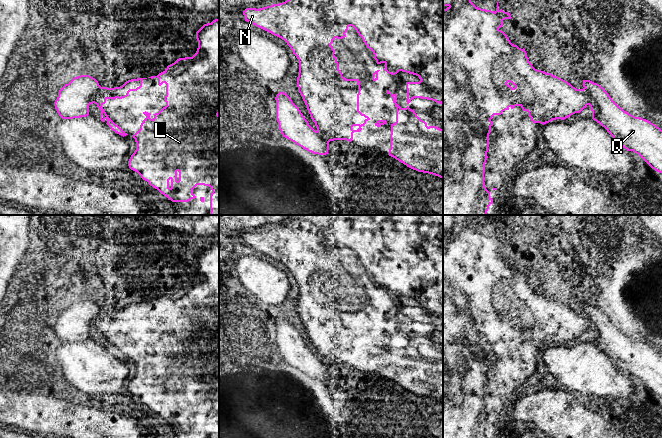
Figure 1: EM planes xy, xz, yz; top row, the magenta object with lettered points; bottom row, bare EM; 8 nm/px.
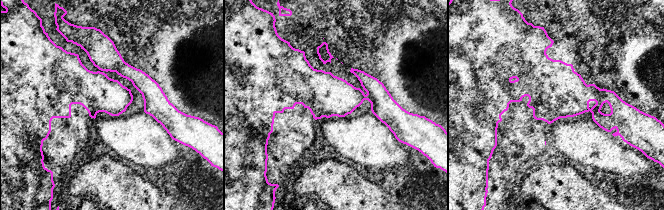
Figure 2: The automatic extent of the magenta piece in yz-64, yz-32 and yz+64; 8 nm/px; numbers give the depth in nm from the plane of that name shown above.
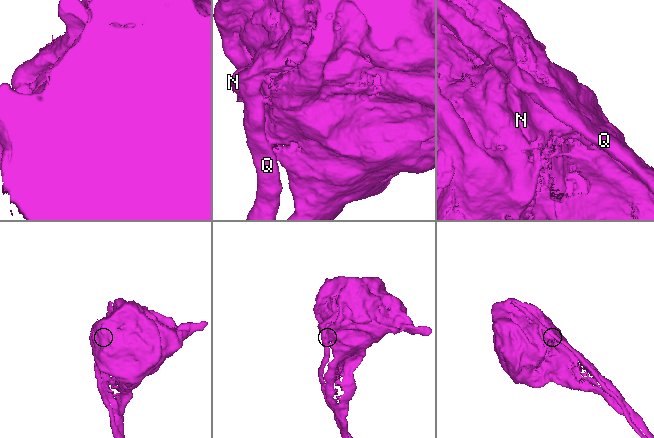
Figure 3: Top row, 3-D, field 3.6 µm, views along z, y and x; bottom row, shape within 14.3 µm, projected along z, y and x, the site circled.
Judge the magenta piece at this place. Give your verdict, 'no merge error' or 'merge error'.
merge error

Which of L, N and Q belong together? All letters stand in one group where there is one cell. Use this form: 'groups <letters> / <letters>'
groups L N / Q

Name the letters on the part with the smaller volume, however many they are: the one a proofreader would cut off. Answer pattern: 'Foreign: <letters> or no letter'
Foreign: Q

